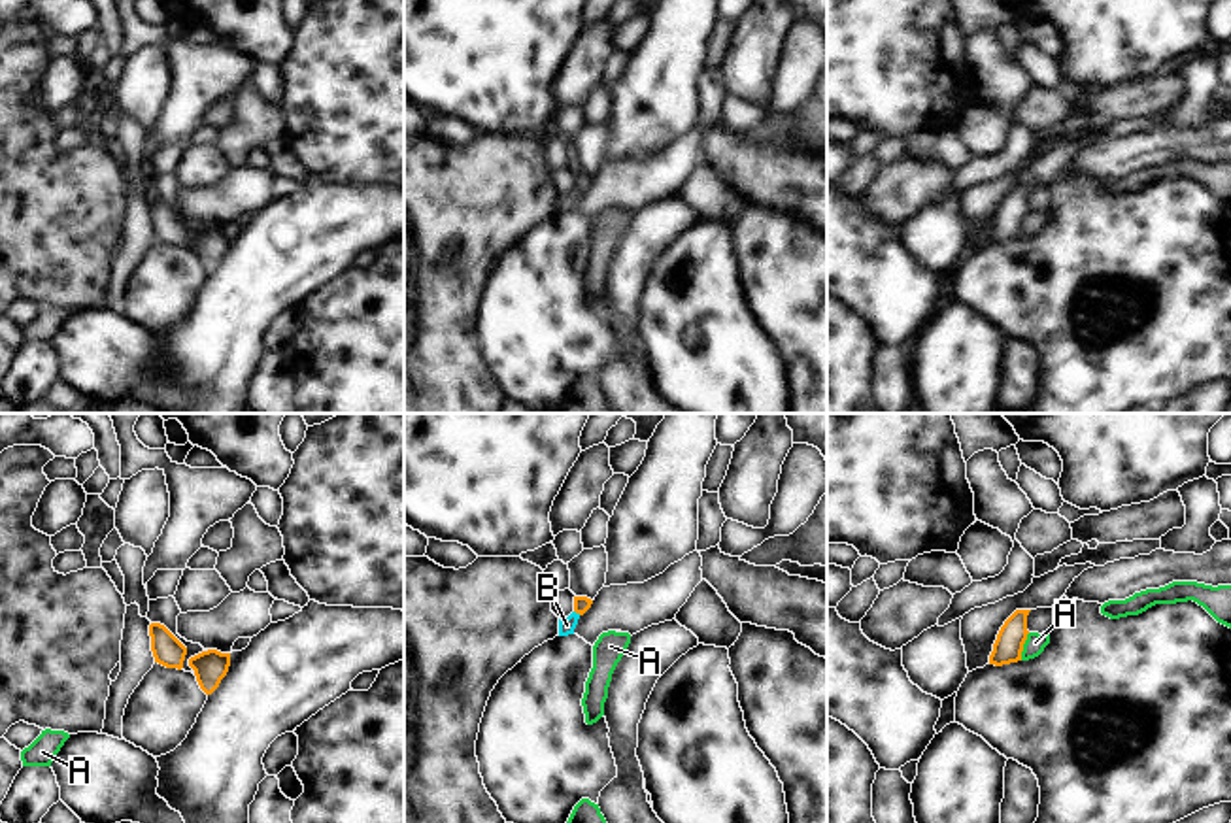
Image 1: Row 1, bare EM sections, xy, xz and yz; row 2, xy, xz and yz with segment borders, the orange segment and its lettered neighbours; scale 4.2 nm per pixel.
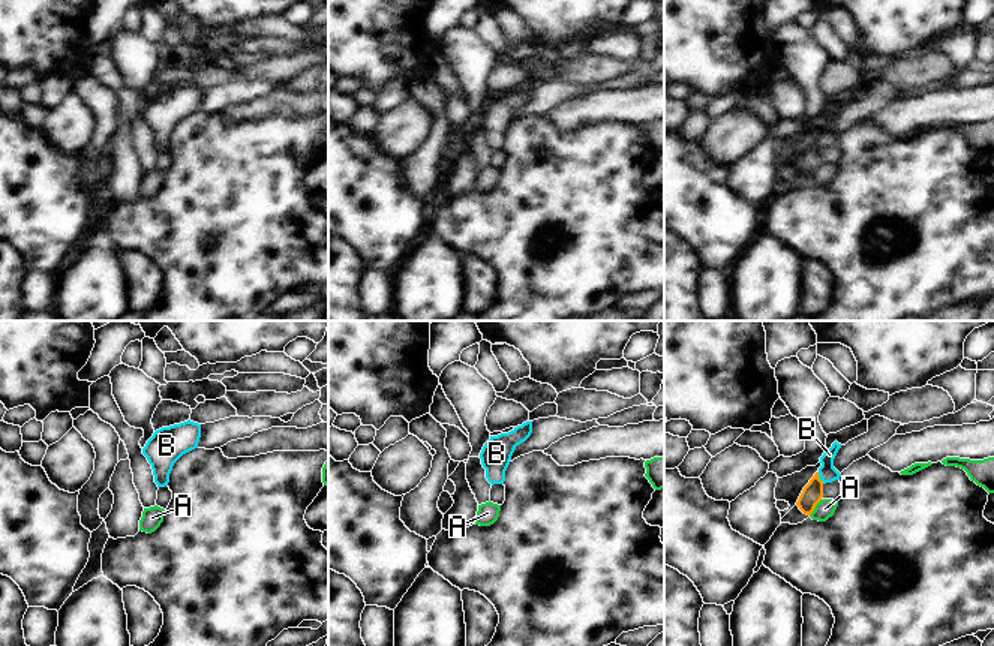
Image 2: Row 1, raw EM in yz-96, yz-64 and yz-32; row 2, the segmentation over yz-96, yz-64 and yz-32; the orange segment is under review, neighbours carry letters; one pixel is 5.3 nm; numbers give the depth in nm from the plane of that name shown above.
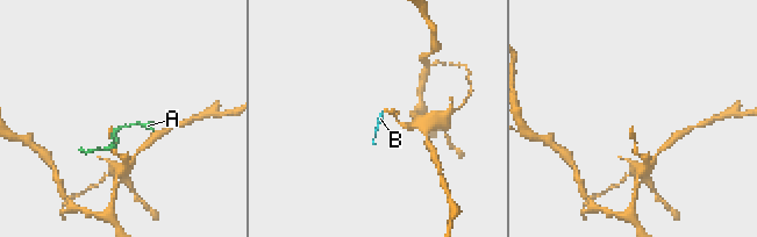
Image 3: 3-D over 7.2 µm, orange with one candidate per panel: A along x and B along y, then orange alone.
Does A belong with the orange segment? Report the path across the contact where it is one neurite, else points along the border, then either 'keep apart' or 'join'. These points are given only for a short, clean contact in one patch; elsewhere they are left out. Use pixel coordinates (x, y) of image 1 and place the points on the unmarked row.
keep apart

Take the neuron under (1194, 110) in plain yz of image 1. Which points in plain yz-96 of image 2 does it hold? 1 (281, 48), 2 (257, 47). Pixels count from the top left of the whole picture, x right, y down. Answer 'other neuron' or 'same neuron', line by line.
1: same neuron
2: same neuron

